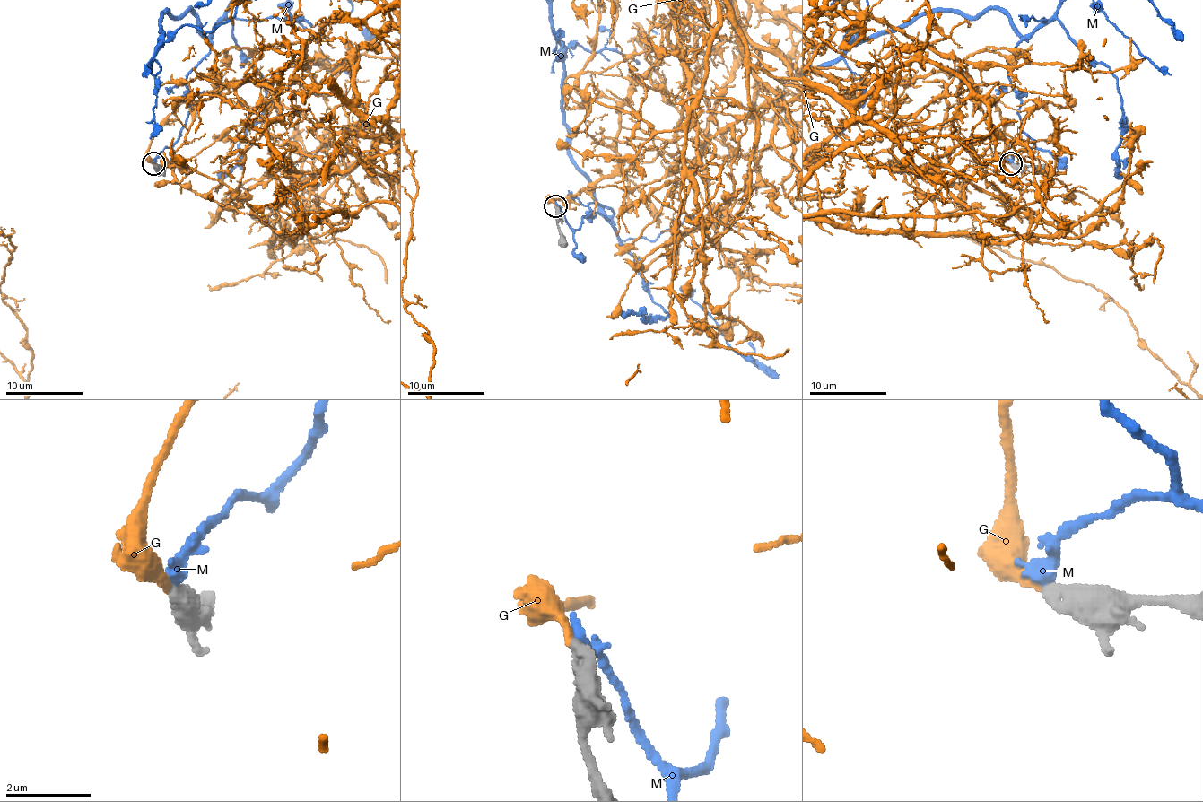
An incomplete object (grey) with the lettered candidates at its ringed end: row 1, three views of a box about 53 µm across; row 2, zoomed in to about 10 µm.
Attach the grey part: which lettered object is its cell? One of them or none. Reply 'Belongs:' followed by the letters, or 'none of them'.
Belongs: G

